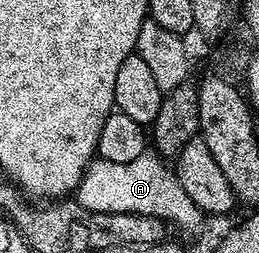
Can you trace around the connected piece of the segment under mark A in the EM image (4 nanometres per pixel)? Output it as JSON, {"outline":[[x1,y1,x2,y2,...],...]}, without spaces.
{"outline":[[151,150,142,152,140,156,133,158,133,162,109,162,98,158,92,160,73,196,84,213,156,216,158,220,168,225,176,224,187,232,201,227,205,219,202,209,195,205,189,194,185,194,185,186,181,186,181,182,175,177,174,167,169,166,164,157]]}

